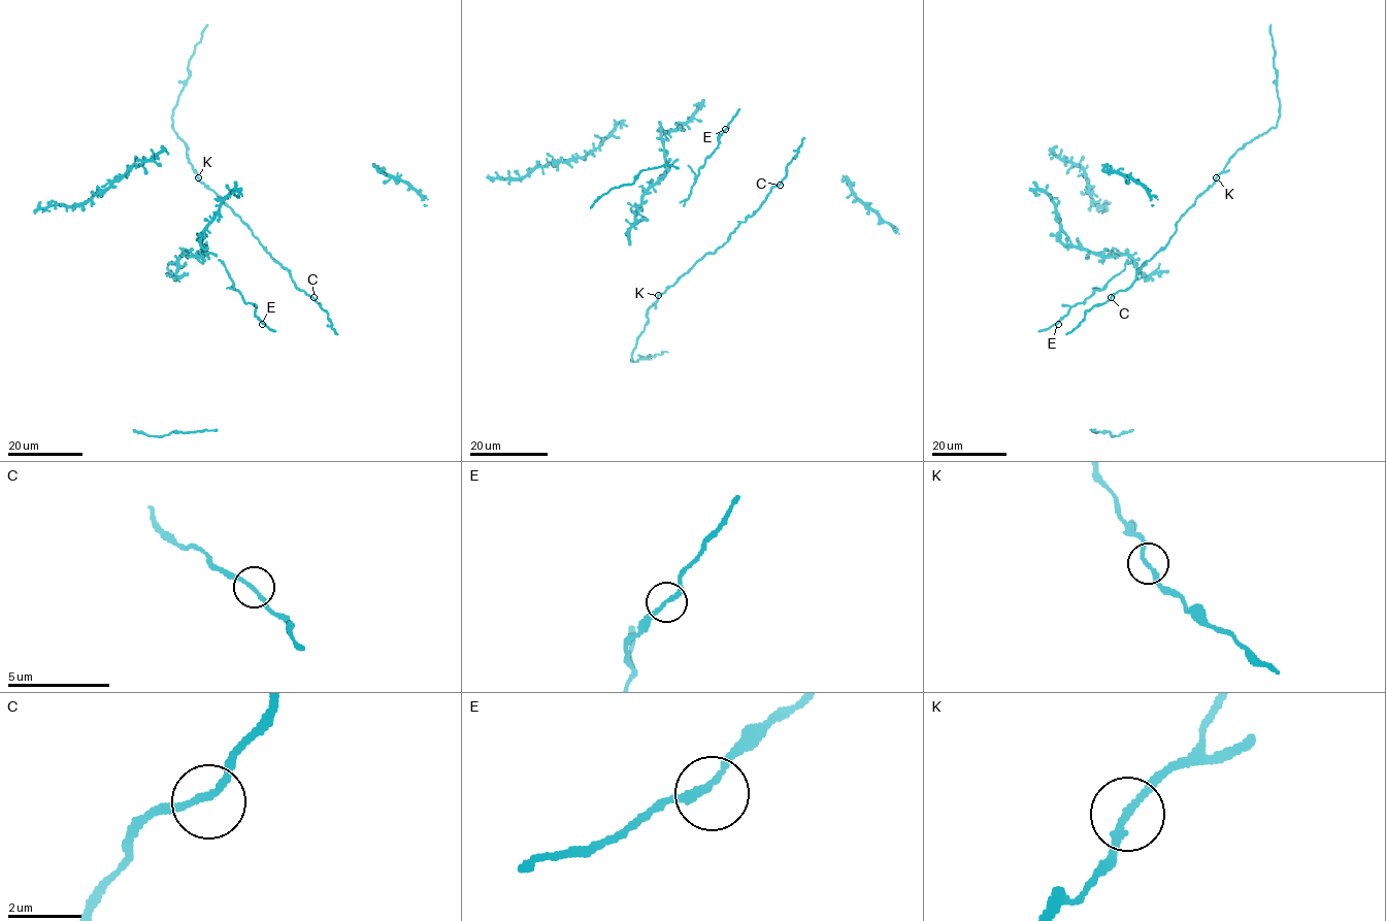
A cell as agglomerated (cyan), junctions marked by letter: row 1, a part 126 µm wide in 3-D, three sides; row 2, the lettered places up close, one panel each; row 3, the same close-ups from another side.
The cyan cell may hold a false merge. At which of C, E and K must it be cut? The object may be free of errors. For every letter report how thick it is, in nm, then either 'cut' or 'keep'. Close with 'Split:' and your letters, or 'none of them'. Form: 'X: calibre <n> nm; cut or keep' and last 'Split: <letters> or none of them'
C: calibre 180 nm; keep
E: calibre 200 nm; keep
K: calibre 200 nm; cut
Split: K

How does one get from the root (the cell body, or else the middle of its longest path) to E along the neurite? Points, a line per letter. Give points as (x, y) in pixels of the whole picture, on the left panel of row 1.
E: (219, 260), (242, 298), (256, 307), (255, 315), (262, 324)

